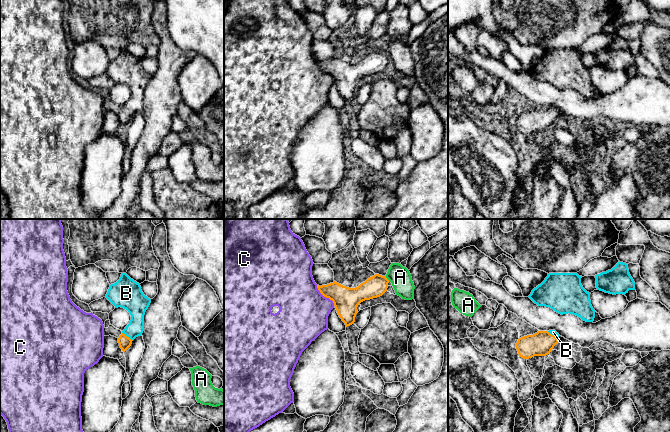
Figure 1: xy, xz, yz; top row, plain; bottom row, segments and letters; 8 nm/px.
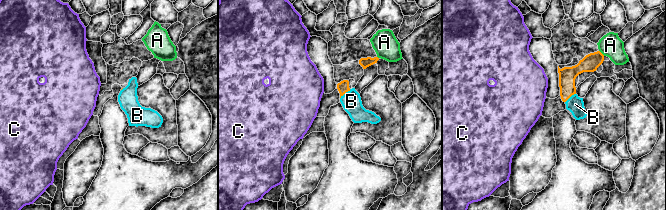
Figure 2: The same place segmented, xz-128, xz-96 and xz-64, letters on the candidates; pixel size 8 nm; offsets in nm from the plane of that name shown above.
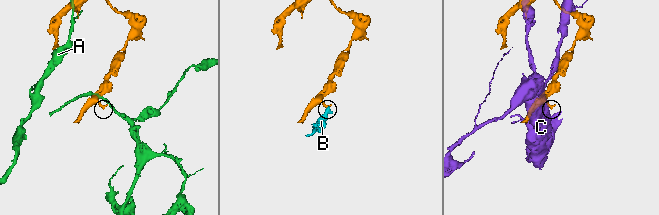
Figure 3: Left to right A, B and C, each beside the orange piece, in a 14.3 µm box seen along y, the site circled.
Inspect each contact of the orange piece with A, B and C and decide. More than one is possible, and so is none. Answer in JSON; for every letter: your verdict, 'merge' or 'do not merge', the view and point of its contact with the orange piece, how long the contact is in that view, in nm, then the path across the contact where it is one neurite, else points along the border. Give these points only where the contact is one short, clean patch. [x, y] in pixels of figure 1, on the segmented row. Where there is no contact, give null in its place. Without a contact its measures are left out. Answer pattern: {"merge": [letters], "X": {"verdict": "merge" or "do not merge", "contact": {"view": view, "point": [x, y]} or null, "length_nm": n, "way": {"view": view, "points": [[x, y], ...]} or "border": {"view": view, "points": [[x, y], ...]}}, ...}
{"merge": ["B"], "A": {"verdict": "do not merge", "contact": {"view": "xz", "point": [387, 279]}, "length_nm": 60, "border": {"view": "xz", "points": [[385, 276], [389, 281]]}}, "B": {"verdict": "merge", "contact": {"view": "xy", "point": [126, 336]}, "length_nm": 110, "way": {"view": "xy", "points": [[125, 342], [126, 336], [136, 326], [137, 307]]}}, "C": {"verdict": "do not merge", "contact": {"view": "xz", "point": [325, 296]}, "length_nm": 220}}

